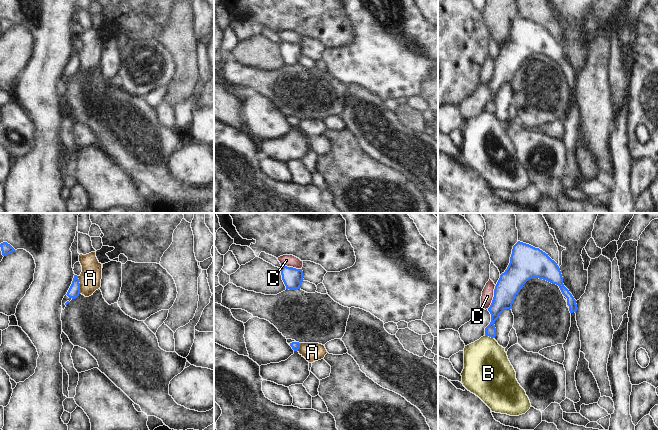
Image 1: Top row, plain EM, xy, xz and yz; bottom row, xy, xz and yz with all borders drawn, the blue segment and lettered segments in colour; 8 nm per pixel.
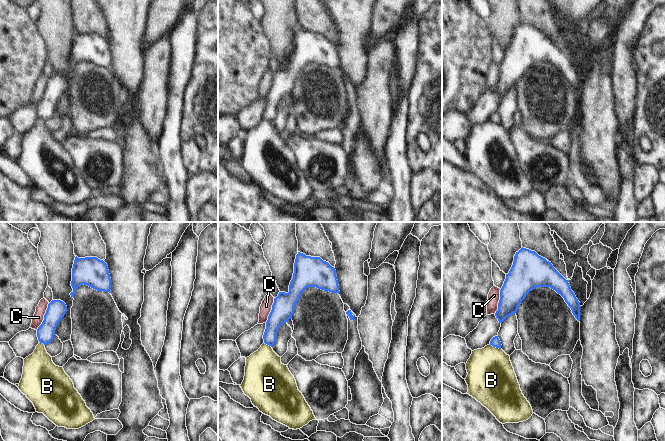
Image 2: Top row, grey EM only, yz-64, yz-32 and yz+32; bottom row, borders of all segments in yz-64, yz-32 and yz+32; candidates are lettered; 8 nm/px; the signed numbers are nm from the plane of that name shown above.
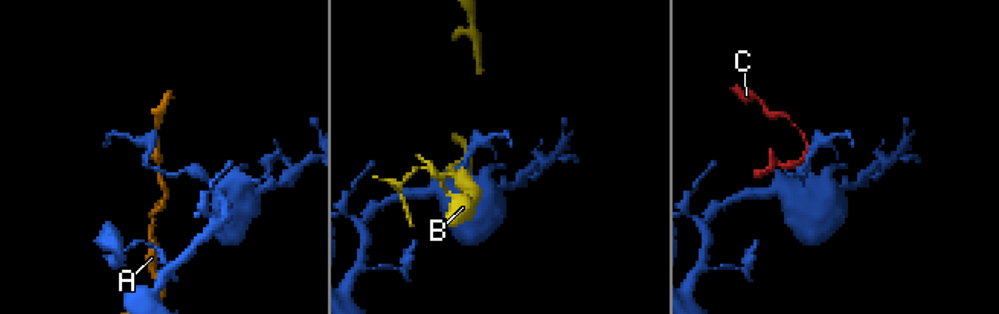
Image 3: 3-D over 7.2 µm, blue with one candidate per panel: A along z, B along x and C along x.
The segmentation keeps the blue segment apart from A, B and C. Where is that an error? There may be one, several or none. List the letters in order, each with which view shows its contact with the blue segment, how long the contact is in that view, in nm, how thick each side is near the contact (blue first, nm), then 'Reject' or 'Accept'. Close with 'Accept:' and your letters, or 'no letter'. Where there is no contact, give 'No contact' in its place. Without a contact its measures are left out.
A: Touches blue in xy. Shared border 150 nm. Thickness 90 nm (blue) against 180 nm. Reject
B: Touches blue in yz. Shared border 80 nm. Thickness 120 nm (blue) against 360 nm. Reject
C: Touches blue in yz. Shared border 200 nm. Thickness 190 nm (blue) against 100 nm. Reject
Accept: no letter.

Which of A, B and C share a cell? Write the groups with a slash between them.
A / B / C

